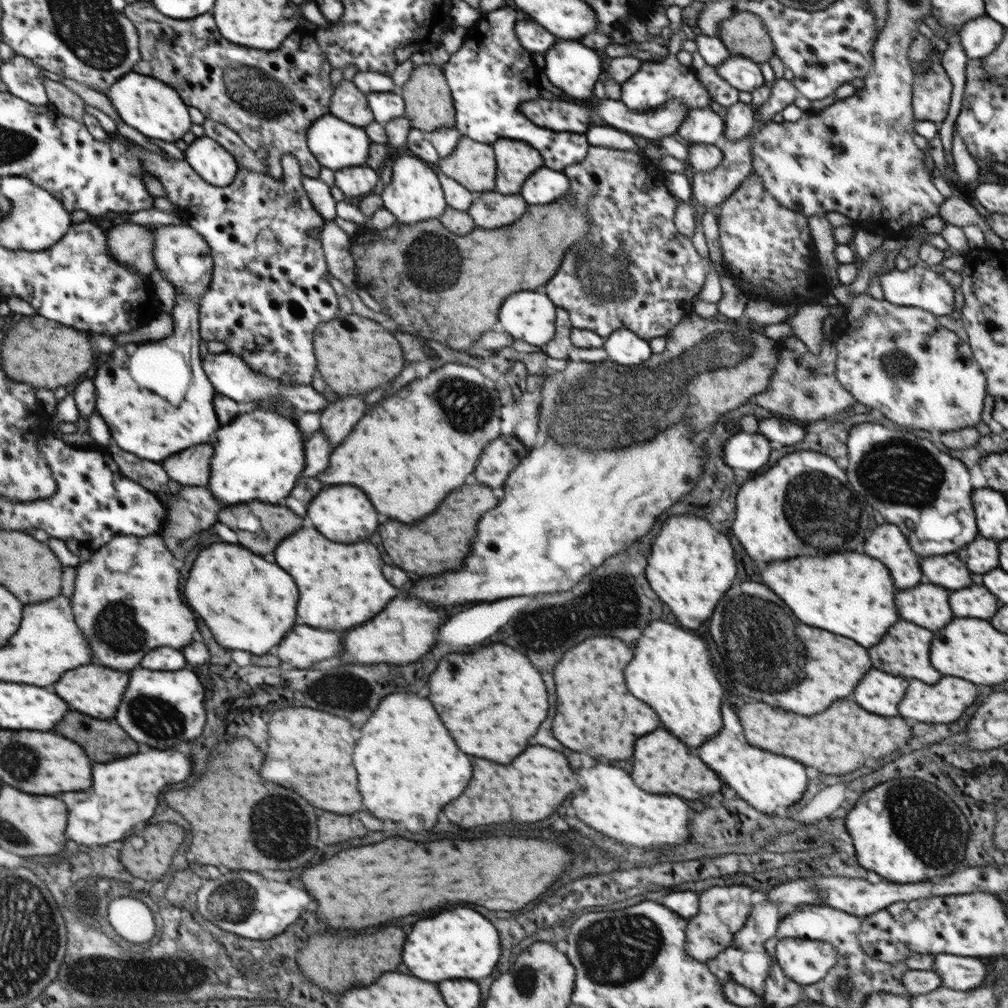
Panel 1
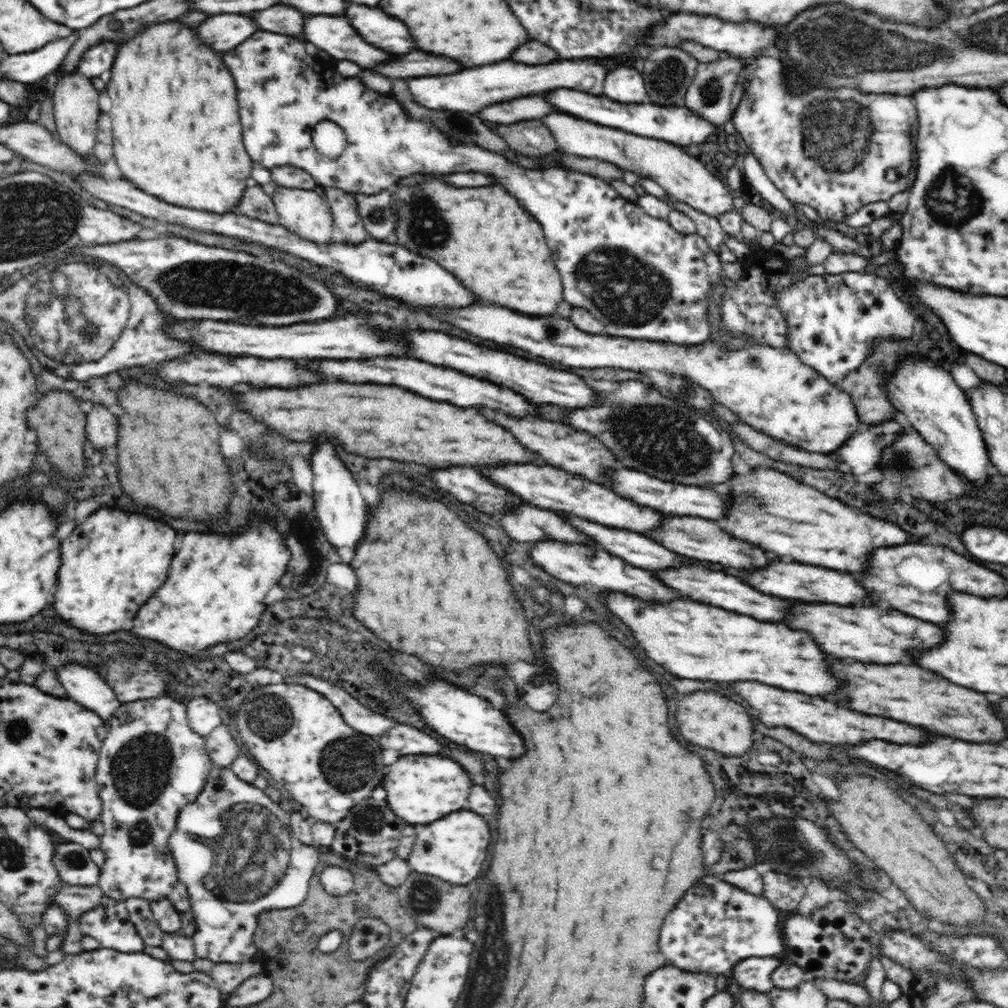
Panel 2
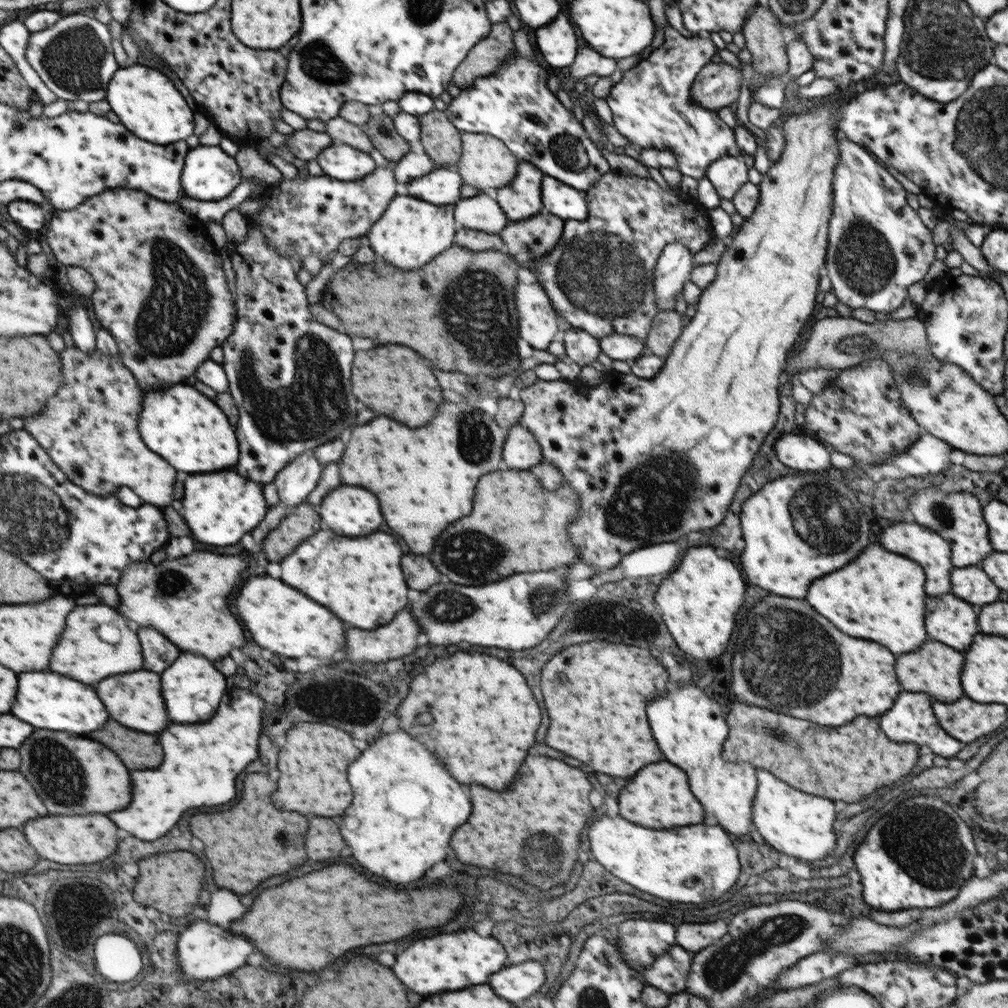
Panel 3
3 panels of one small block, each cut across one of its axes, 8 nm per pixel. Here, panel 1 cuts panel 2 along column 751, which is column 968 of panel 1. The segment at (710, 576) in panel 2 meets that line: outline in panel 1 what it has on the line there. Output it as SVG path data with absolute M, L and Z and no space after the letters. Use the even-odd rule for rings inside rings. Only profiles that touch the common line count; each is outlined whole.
M972 584L950 594L950 608L954 616L976 616L988 620L998 610L998 600L984 586Z

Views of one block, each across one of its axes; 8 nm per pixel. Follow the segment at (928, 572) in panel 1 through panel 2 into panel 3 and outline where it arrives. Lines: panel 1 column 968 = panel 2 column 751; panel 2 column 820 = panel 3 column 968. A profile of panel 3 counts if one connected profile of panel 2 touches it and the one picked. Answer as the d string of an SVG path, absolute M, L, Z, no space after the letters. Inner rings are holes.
M972 566L972 568L952 570L952 594L970 604L982 606L982 604L996 602L1000 596L1000 590L980 568Z

